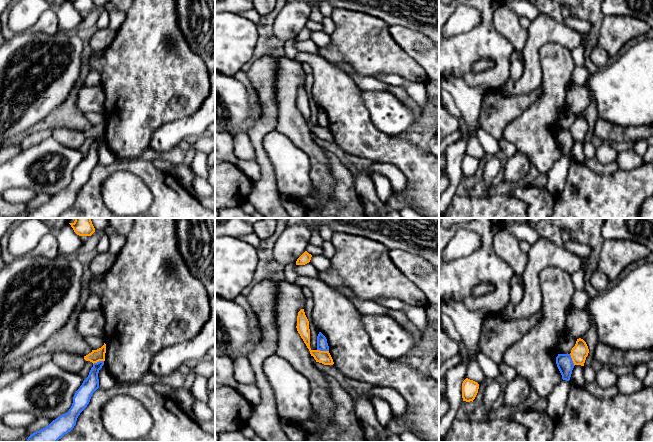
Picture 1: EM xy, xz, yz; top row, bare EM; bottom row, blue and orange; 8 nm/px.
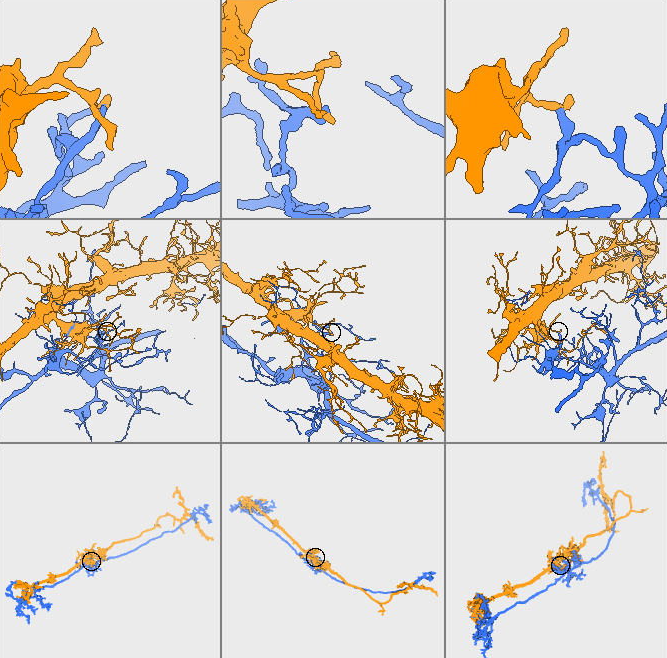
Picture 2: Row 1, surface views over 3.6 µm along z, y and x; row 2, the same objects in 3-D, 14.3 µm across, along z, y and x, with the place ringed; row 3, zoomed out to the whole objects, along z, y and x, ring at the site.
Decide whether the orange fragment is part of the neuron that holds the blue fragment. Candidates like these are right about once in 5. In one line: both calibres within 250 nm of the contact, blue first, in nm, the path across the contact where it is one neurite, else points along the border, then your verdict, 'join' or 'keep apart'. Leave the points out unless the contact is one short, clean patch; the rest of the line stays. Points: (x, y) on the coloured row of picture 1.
90 nm thick on the blue side, 110 nm on the other; keep apart

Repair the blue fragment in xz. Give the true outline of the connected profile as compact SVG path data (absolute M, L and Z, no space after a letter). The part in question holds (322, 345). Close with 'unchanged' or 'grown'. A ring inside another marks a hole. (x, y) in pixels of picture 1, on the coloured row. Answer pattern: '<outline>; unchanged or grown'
M319 332L319 334L317 336L317 350L329 351L327 339L321 332Z; unchanged

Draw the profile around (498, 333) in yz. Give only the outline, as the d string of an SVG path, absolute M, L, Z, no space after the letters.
M541 311L525 319L506 319L499 312L491 312L483 322L480 352L502 363L505 351L538 324L540 317Z

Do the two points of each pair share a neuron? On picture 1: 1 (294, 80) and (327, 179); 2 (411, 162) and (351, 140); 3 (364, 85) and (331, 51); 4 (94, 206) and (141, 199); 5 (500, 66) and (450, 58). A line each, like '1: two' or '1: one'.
1: one
2: one
3: two
4: two
5: one

